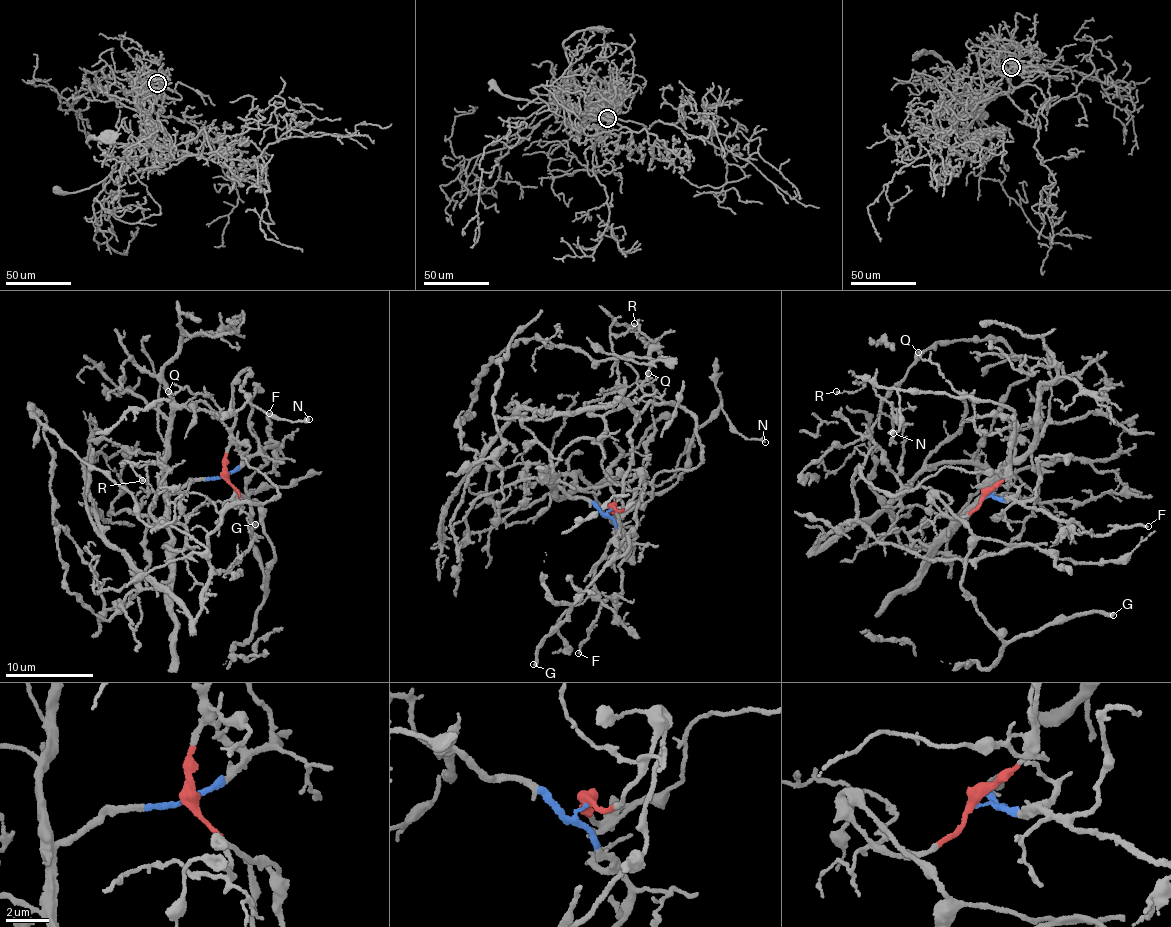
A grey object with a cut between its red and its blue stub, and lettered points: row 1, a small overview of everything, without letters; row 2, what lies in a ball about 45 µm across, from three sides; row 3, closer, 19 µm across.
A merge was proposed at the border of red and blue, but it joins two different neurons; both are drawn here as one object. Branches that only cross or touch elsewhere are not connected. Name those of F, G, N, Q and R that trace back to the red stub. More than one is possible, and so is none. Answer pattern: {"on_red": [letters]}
{"on_red": ["G", "N"]}

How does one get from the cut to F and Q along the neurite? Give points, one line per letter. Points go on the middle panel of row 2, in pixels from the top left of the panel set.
F: (612, 508), (608, 517), (629, 543), (627, 559), (620, 564), (622, 591), (603, 604), (588, 639), (577, 653)
Q: (612, 508), (599, 510), (551, 486), (559, 499), (588, 486), (621, 484), (649, 463), (655, 400), (648, 372)

